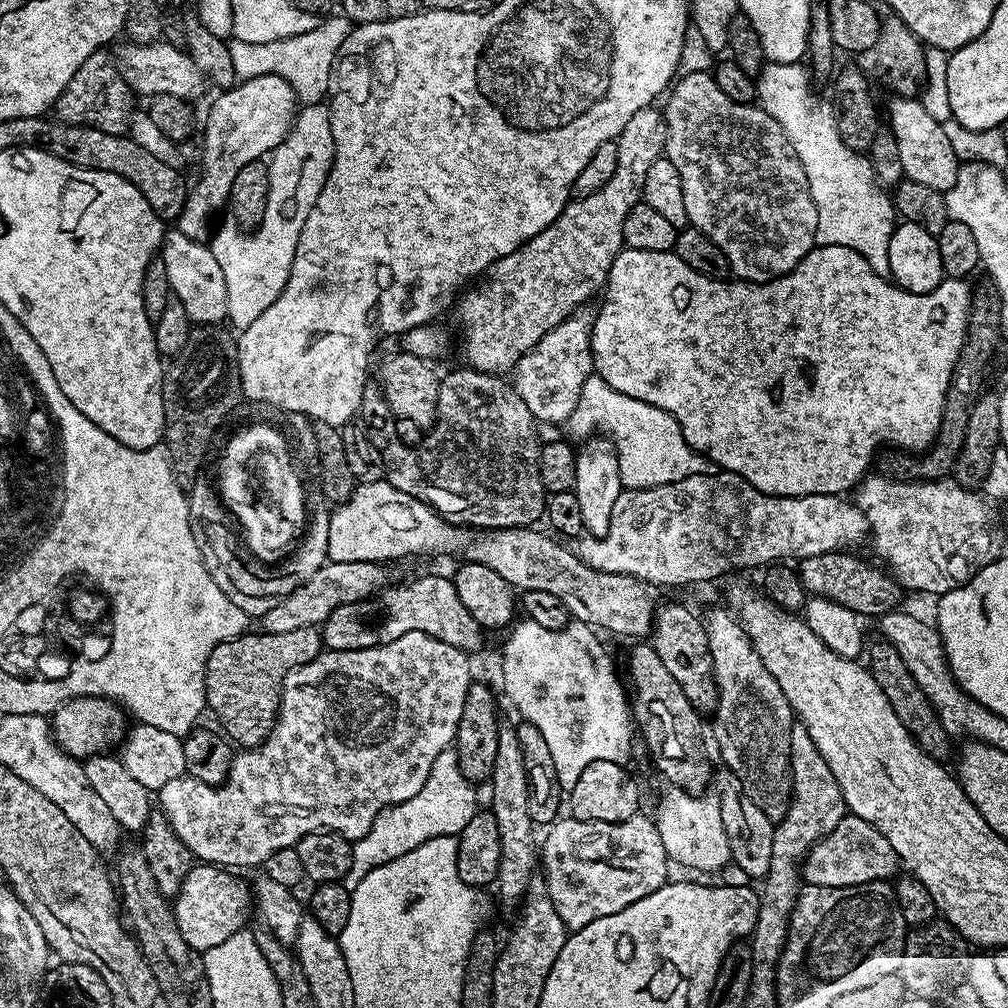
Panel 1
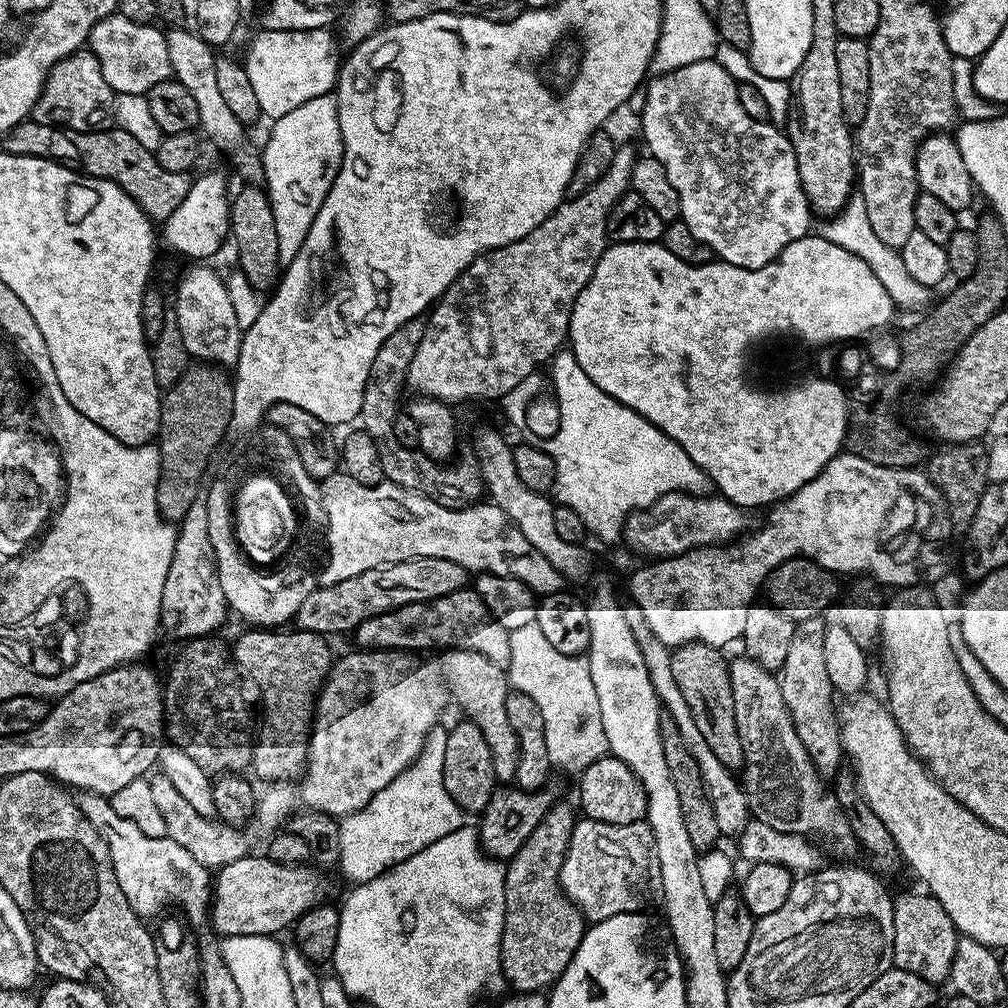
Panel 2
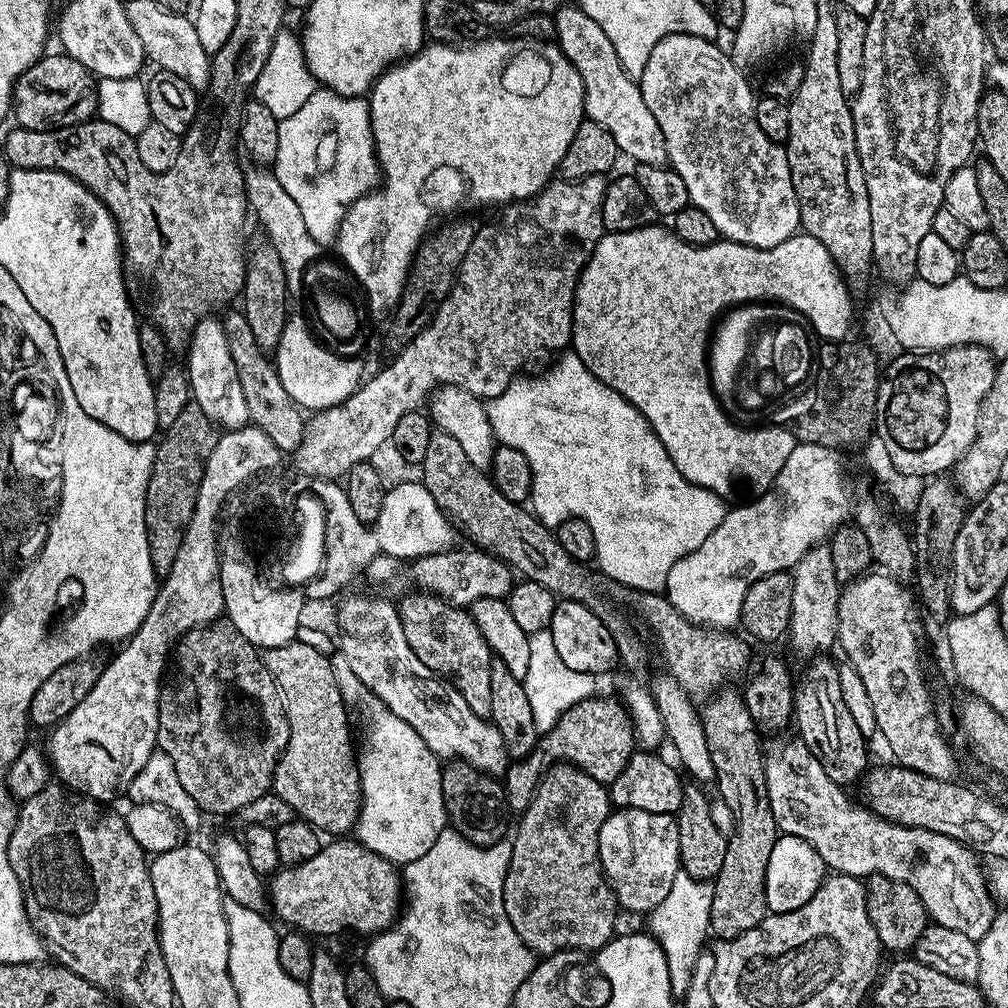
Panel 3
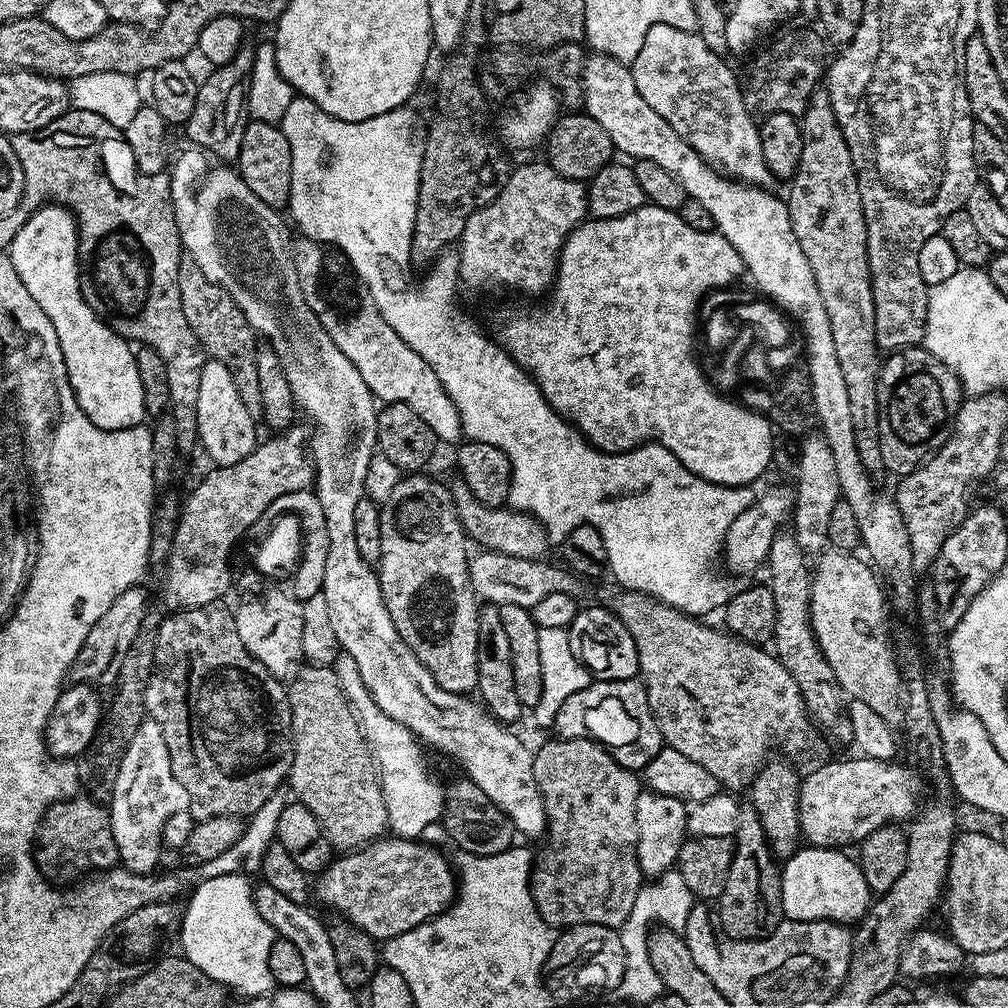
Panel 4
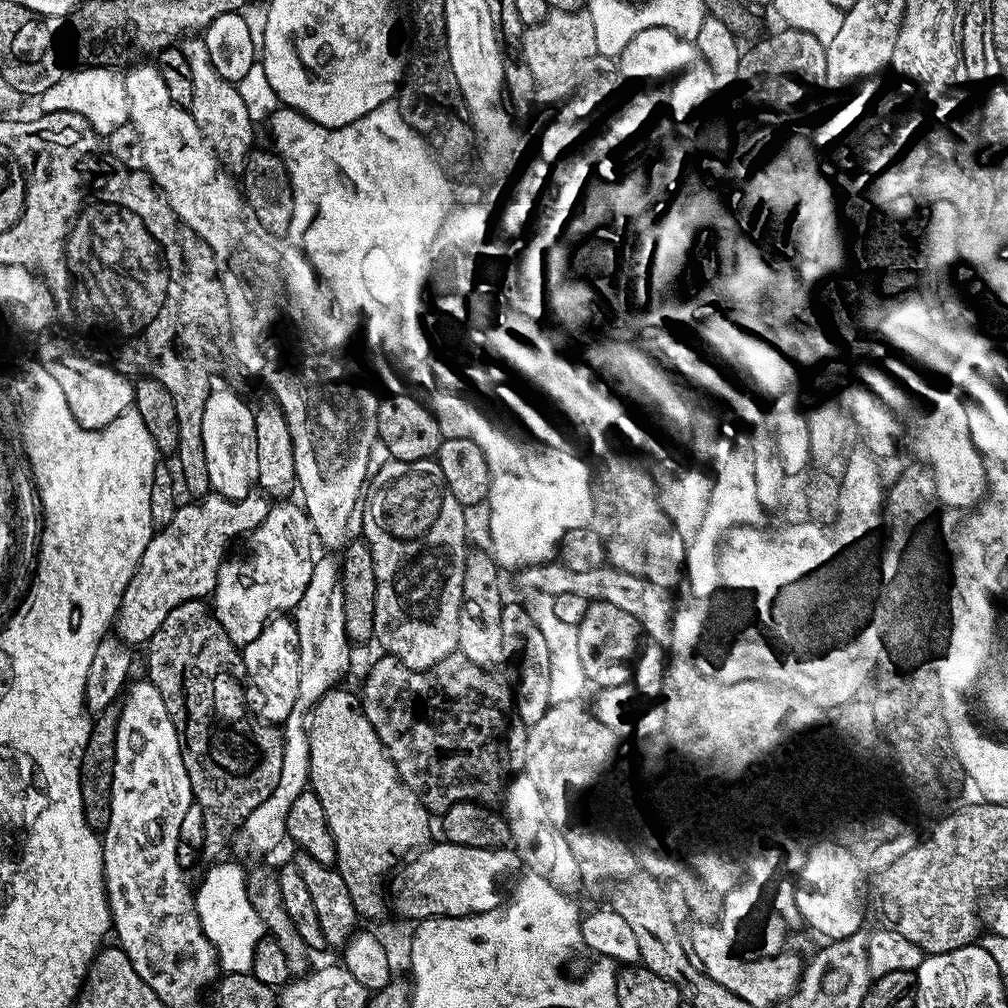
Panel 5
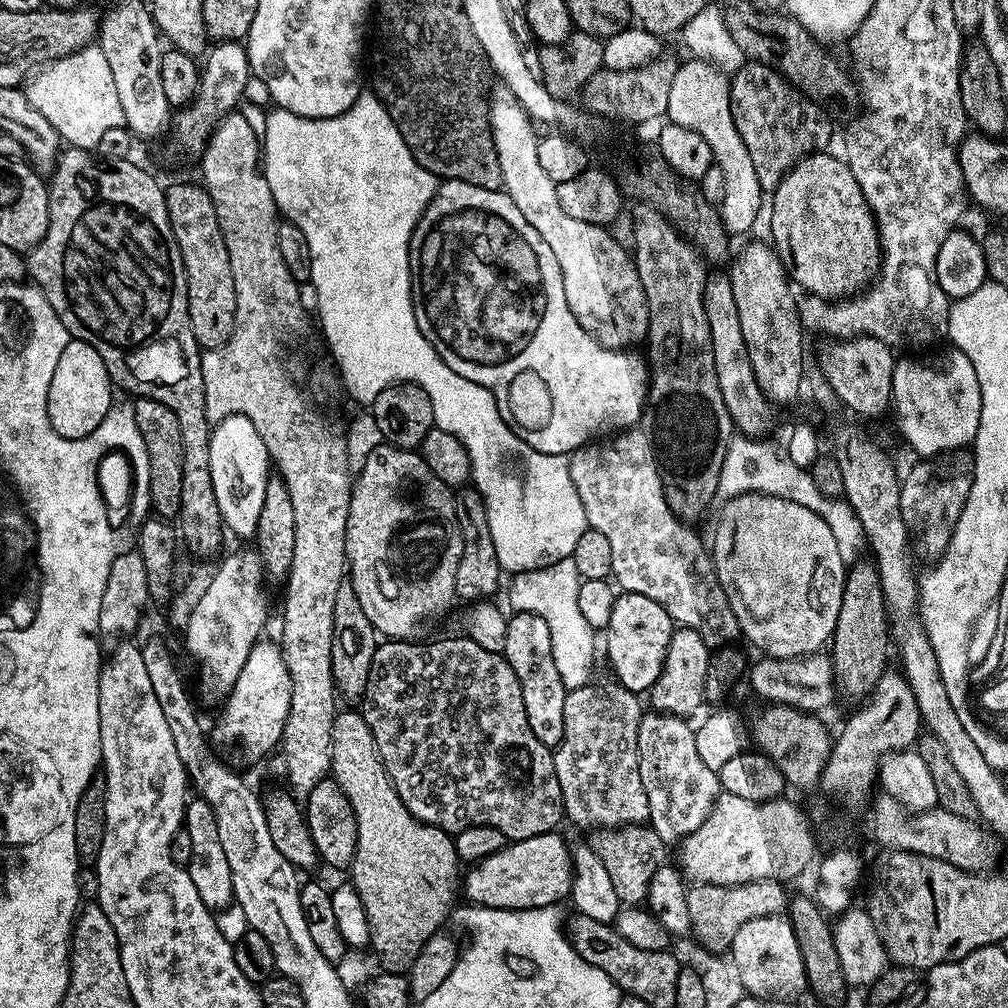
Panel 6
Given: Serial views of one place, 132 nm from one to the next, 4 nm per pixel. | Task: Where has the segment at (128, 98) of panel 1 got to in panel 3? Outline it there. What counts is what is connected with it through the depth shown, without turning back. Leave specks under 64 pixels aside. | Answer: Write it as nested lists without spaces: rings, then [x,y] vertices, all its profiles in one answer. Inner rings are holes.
[[[45,54],[41,56],[30,70],[26,70],[16,80],[16,88],[12,92],[12,112],[14,120],[16,116],[15,123],[19,127],[30,130],[54,130],[81,124],[97,115],[97,81],[92,73],[86,70],[86,66],[82,66],[82,62],[70,58],[67,54],[59,55]]]

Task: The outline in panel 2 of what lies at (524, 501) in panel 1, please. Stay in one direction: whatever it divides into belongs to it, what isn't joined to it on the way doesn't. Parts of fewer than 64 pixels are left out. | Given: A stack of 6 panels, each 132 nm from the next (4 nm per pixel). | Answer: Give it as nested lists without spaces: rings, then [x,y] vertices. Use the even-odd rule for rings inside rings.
[[[427,319],[411,320],[398,326],[398,330],[394,330],[394,334],[390,334],[390,338],[386,338],[386,342],[378,346],[378,354],[374,354],[374,362],[370,362],[370,374],[366,374],[366,390],[362,394],[358,420],[359,423],[364,423],[361,424],[363,431],[368,432],[370,438],[374,438],[374,446],[378,446],[378,458],[382,462],[387,483],[397,484],[411,492],[420,492],[423,496],[439,498],[444,502],[476,502],[485,495],[485,490],[484,479],[475,459],[457,459],[455,462],[443,464],[441,461],[432,460],[425,452],[416,448],[402,446],[402,442],[394,438],[400,391],[405,391],[410,362],[414,362],[418,342],[422,342],[422,334],[426,334],[427,329]]]

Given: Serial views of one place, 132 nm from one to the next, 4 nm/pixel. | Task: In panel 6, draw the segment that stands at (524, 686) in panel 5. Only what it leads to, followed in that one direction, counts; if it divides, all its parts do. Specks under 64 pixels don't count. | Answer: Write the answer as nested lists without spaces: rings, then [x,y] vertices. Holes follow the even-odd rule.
[[[517,612],[507,617],[508,629],[504,639],[503,655],[514,670],[518,682],[522,686],[522,702],[526,706],[526,718],[530,722],[530,730],[534,730],[534,738],[548,748],[555,749],[562,738],[562,706],[566,689],[562,682],[562,674],[558,674],[558,666],[554,666],[552,643],[550,642],[550,626],[538,614]]]

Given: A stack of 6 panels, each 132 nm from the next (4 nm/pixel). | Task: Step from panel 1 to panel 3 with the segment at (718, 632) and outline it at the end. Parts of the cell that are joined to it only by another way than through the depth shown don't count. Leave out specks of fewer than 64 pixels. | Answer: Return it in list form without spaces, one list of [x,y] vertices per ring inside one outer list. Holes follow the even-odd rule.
[[[792,738],[792,740],[786,741],[784,745],[776,744],[772,749],[769,747],[764,758],[764,773],[766,774],[766,790],[770,798],[770,811],[774,814],[774,822],[777,829],[785,836],[797,836],[806,842],[810,842],[810,846],[814,846],[814,850],[818,850],[818,854],[824,859],[825,865],[833,873],[857,878],[884,875],[888,879],[894,879],[900,884],[905,884],[908,888],[913,888],[917,891],[918,898],[925,904],[925,910],[929,914],[931,923],[941,924],[950,930],[958,930],[958,934],[966,934],[966,938],[970,938],[971,940],[978,942],[994,927],[994,919],[992,920],[992,904],[994,905],[992,890],[988,883],[987,875],[982,871],[982,868],[980,872],[981,857],[973,852],[971,848],[968,848],[964,844],[959,844],[958,841],[946,834],[938,834],[937,832],[922,830],[921,828],[907,828],[901,824],[883,820],[881,816],[876,815],[871,807],[863,806],[864,808],[859,808],[858,805],[852,804],[851,798],[844,793],[847,791],[826,775],[826,770],[822,770],[822,762],[818,762],[818,758],[814,758],[814,754],[810,754],[810,750],[799,738]]]

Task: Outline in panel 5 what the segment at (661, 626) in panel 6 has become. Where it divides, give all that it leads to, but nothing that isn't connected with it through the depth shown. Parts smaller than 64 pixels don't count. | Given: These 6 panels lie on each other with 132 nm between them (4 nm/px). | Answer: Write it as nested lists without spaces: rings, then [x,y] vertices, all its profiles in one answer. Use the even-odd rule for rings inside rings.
[[[610,602],[589,603],[586,618],[578,625],[578,638],[586,674],[597,689],[632,683],[634,665],[642,652],[642,633],[639,622],[626,610],[610,606]]]

